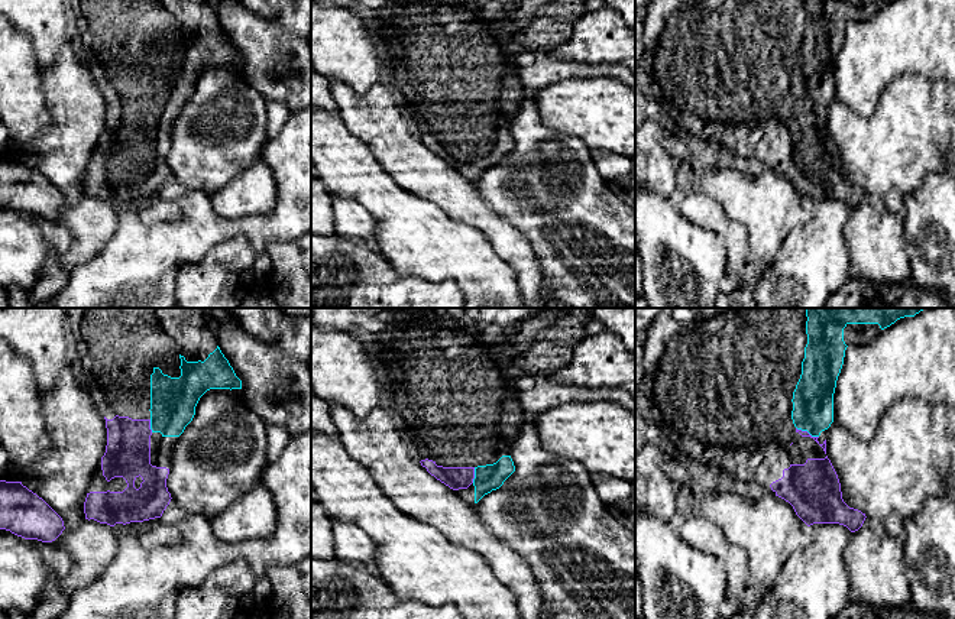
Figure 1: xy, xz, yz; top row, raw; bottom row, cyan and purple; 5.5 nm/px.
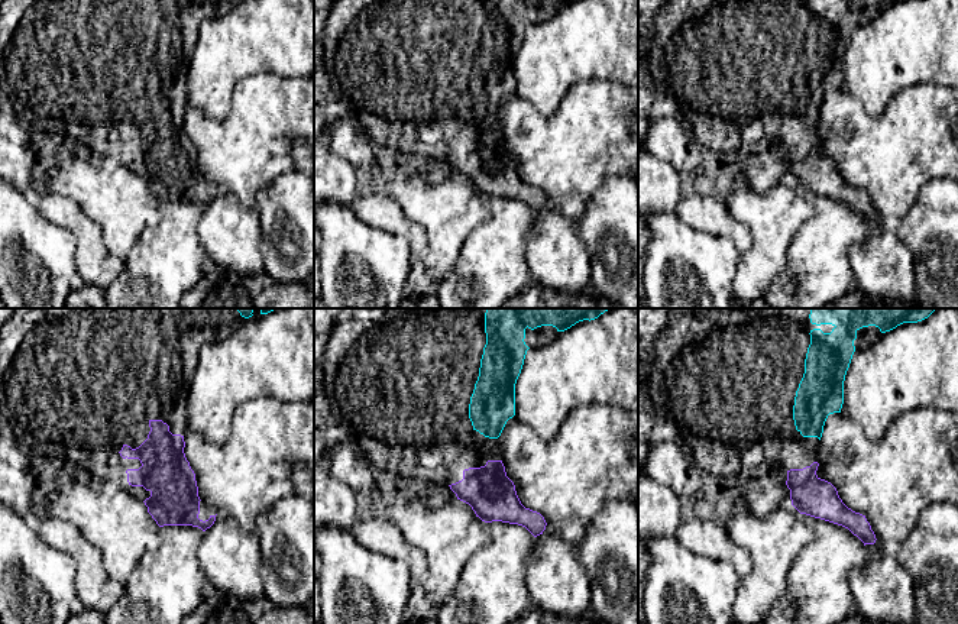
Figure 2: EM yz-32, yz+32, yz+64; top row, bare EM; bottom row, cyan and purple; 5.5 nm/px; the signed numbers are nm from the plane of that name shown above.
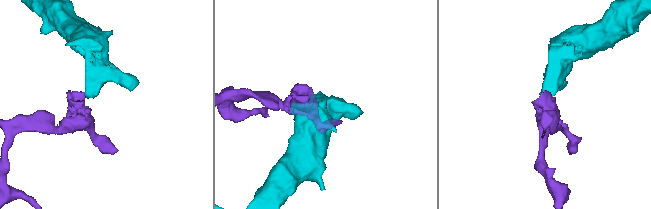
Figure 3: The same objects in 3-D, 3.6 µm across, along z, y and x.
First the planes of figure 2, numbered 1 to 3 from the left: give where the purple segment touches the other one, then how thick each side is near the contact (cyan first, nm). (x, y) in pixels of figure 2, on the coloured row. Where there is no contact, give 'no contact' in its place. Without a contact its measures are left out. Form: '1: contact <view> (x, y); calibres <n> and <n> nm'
1: no contact
2: no contact
3: no contact

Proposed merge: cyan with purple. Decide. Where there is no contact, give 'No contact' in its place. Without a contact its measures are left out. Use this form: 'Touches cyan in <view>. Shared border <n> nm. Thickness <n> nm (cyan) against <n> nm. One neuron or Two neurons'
Touches cyan in yz. Shared border 140 nm. Thickness 220 nm (cyan) against 30 nm. One neuron

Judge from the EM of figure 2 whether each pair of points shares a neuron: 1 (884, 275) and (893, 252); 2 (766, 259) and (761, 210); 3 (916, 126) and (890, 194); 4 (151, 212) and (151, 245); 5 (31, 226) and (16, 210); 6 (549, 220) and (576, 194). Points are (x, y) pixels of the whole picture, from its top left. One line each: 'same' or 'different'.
1: same
2: same
3: same
4: different
5: same
6: different

